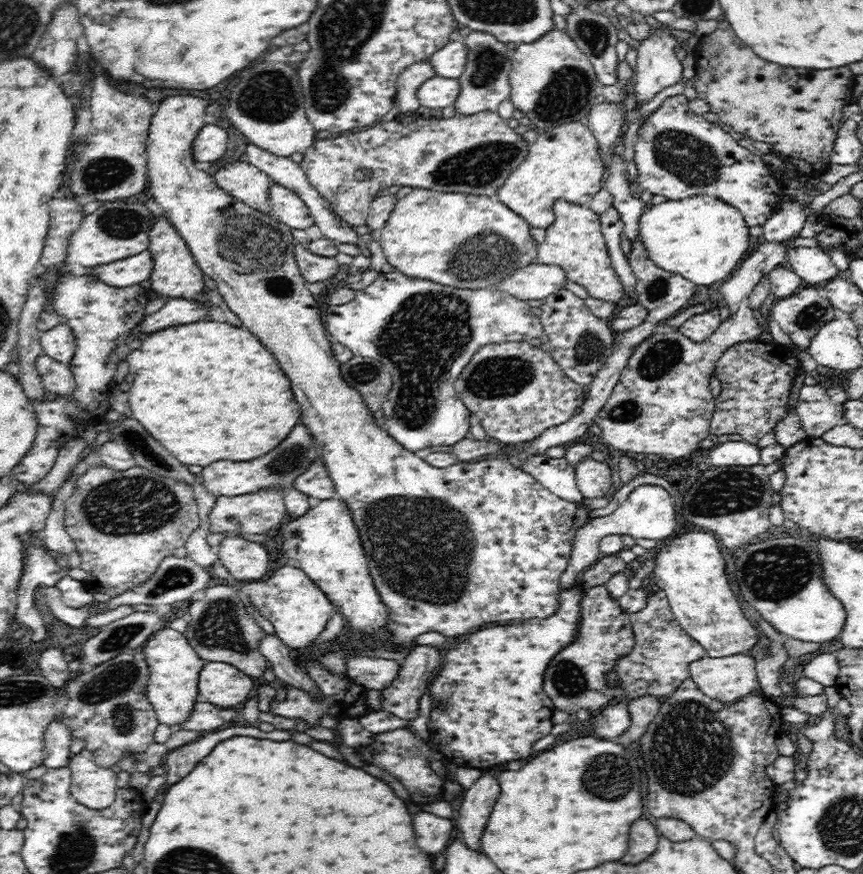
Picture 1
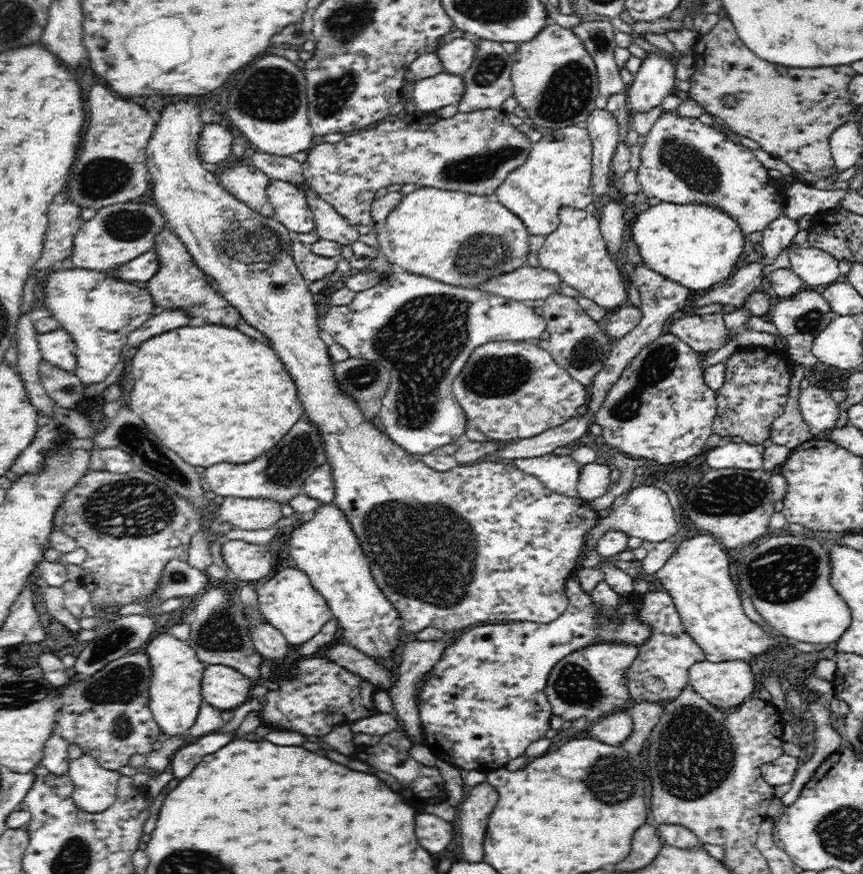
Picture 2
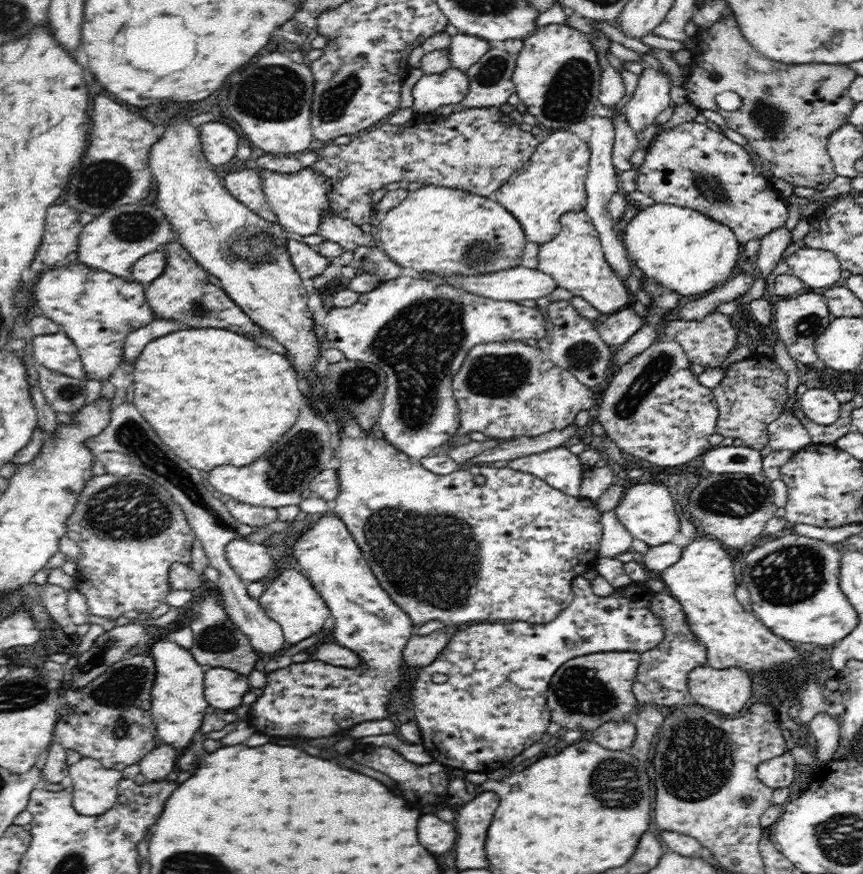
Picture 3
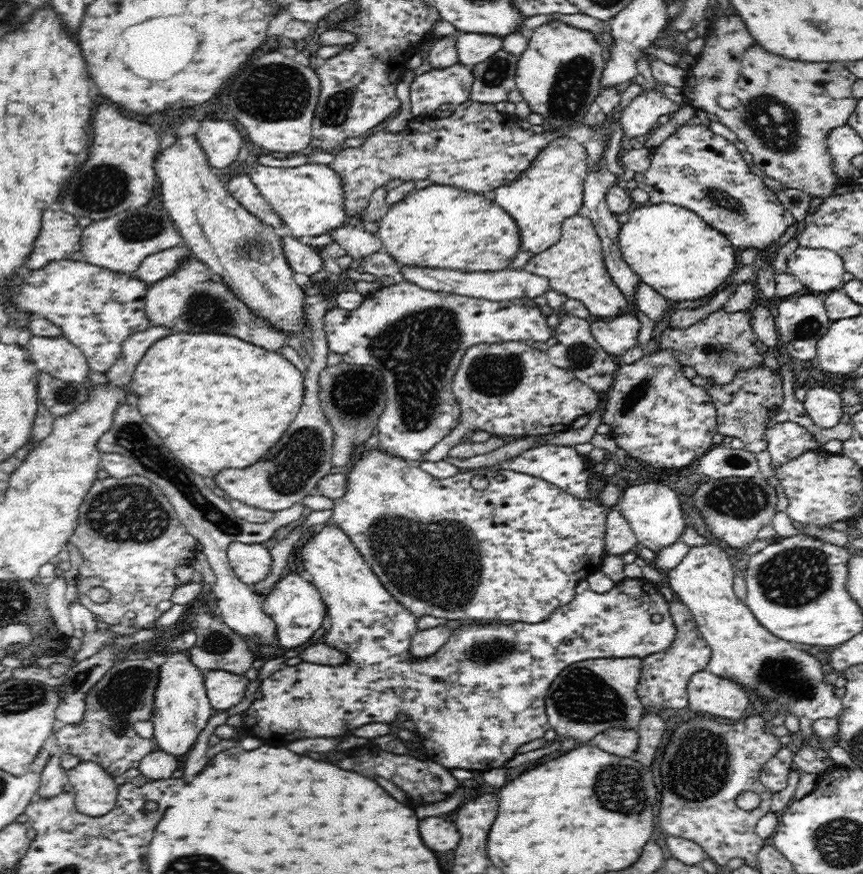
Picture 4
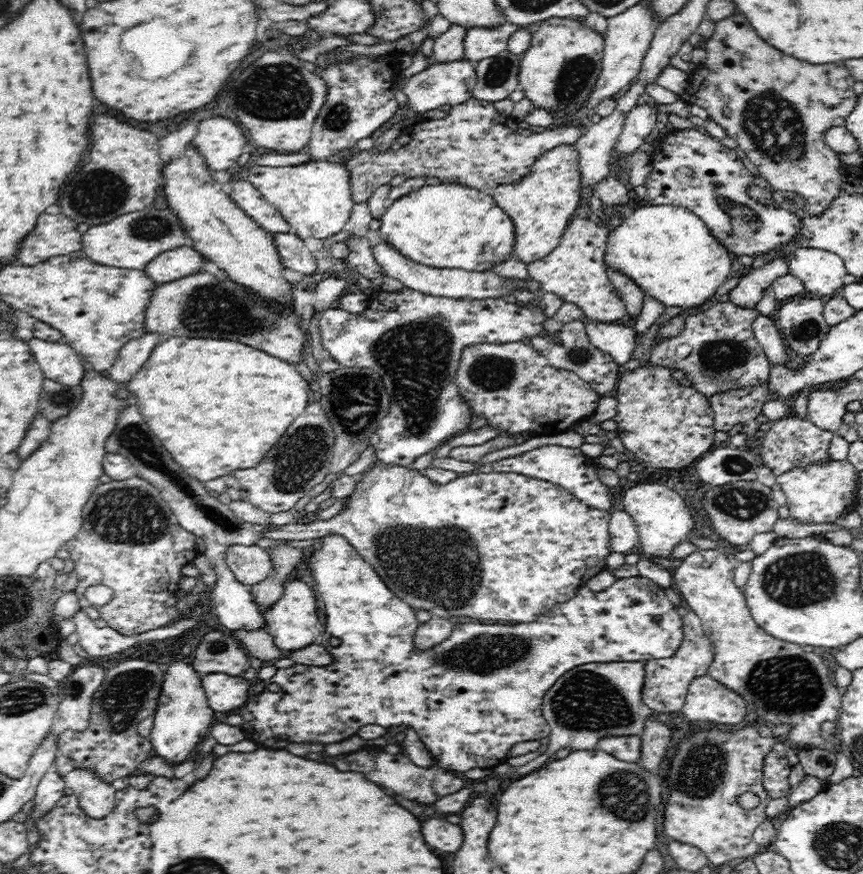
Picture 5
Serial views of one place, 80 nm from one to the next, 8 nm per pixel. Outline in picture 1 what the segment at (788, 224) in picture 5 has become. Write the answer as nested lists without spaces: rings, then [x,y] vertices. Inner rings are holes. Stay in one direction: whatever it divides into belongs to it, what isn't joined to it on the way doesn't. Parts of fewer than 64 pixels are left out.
[[[672,96],[656,110],[648,122],[640,128],[640,138],[635,144],[634,159],[638,167],[636,181],[641,188],[652,195],[664,196],[668,200],[679,201],[693,196],[710,196],[720,199],[734,209],[738,209],[749,230],[763,224],[779,208],[785,196],[778,185],[773,170],[762,162],[761,158],[740,146],[734,136],[710,122],[706,122],[702,115],[694,114],[688,109],[688,100],[684,96]]]

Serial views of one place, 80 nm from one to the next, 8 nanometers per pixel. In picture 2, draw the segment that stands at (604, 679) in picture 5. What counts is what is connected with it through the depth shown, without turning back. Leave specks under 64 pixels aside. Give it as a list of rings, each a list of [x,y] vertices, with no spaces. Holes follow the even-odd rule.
[[[620,643],[595,644],[569,654],[552,669],[545,693],[554,717],[573,722],[584,717],[586,722],[596,722],[606,715],[632,708],[627,684],[627,670],[639,656],[638,647]]]

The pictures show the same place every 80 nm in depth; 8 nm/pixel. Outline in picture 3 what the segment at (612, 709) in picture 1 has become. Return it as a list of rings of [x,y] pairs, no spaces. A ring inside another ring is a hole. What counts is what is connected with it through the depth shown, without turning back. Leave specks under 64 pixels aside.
[[[605,722],[592,733],[592,740],[604,749],[628,752],[636,735],[633,722]]]

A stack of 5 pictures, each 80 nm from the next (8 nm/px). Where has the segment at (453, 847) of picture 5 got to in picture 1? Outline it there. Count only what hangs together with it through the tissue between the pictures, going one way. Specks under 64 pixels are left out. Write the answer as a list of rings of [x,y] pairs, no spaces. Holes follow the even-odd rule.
[[[420,812],[414,816],[416,842],[424,852],[440,852],[446,848],[452,834],[450,819],[434,816],[430,812]]]

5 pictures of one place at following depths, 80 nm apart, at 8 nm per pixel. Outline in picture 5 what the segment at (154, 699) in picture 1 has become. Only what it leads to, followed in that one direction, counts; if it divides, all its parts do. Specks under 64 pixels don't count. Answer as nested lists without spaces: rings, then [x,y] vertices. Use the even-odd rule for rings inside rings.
[[[189,661],[171,663],[164,675],[154,724],[147,739],[152,745],[152,756],[162,757],[174,768],[192,757],[194,748],[208,736],[214,720],[214,711],[208,705],[202,688],[201,675],[192,668]]]

